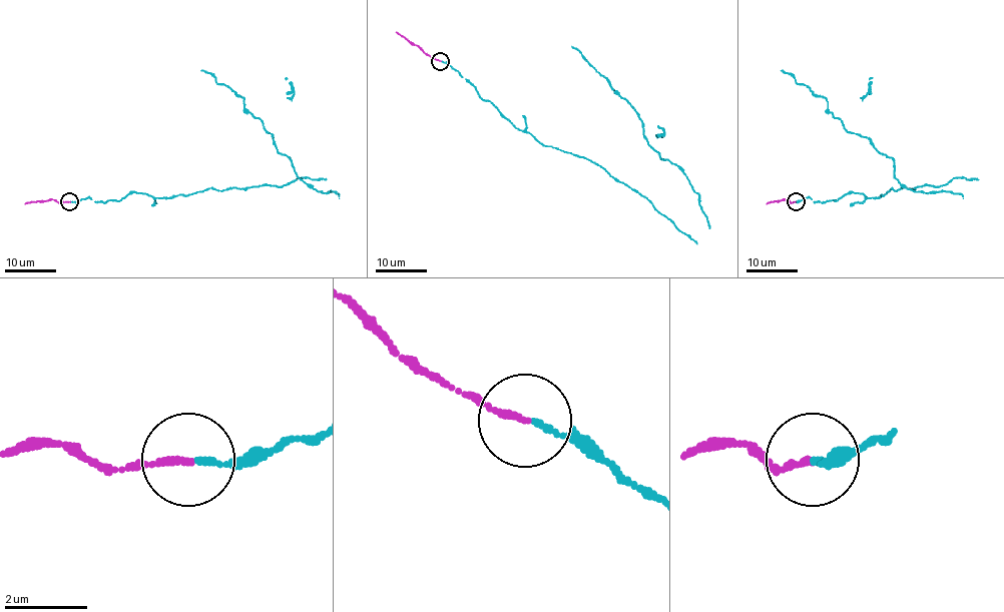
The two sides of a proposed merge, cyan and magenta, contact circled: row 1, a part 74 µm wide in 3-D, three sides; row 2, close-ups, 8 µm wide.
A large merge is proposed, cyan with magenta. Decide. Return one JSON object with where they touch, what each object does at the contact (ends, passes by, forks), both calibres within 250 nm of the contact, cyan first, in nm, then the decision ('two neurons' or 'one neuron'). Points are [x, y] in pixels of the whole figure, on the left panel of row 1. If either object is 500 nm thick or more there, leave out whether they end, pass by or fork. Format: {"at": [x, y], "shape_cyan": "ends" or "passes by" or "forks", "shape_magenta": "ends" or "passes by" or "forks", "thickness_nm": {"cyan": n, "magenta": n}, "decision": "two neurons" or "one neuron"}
{"at": [69, 201], "shape_cyan": "ends", "shape_magenta": "ends", "thickness_nm": {"cyan": 120, "magenta": 150}, "decision": "one neuron"}

